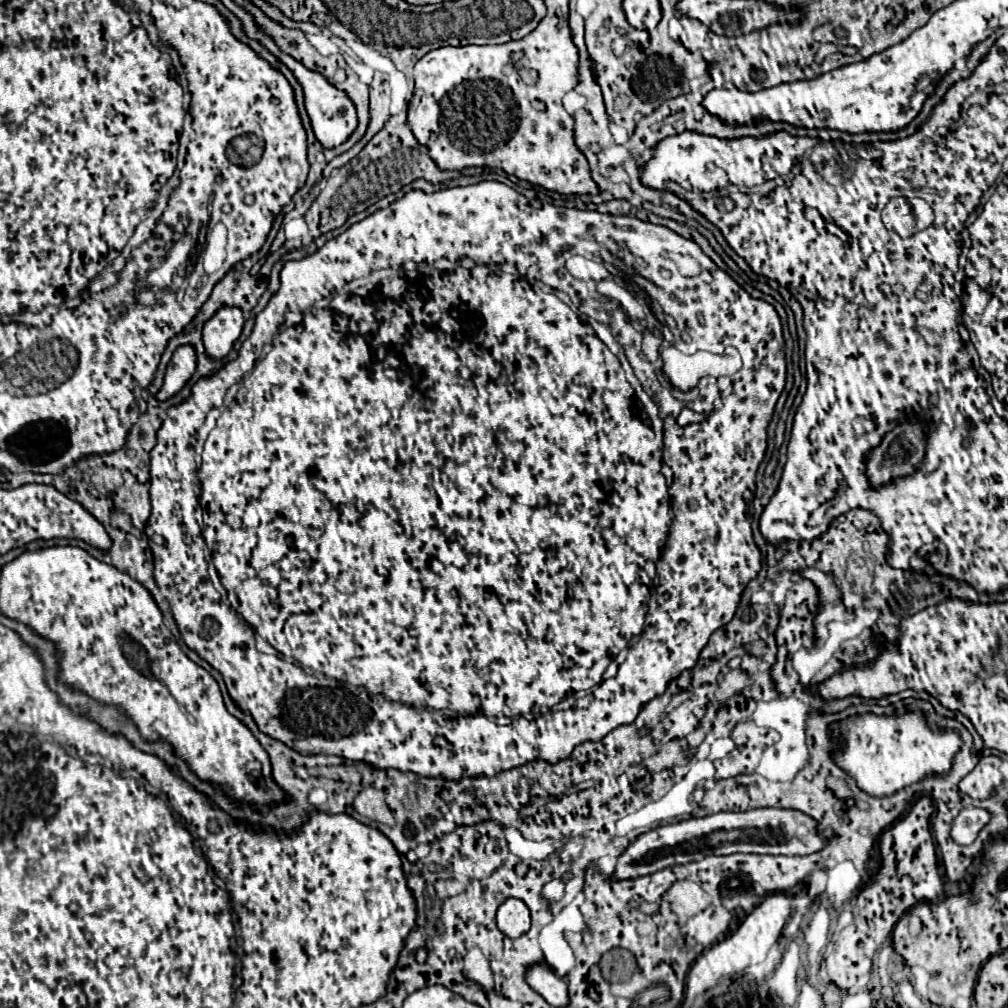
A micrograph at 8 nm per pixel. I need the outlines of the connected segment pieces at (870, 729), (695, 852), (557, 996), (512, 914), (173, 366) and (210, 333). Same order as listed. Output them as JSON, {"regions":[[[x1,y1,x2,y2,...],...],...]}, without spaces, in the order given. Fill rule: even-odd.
{"regions":[[[906,713,902,717,858,715,834,725,832,737,846,741,846,747,834,753,834,761,856,779,862,791,876,797,892,795,926,775,948,773,952,757,962,745,954,731,932,731,922,713]],[[752,809,740,813,716,813,702,819,686,819,650,829,636,837,618,857,612,873,614,881,638,879,666,867,700,861,708,855,762,853,762,855,810,855,824,847,824,837,816,833,816,821,796,809]],[[534,963,528,967,526,983,554,1007,568,1003,568,985,552,969,548,969,546,963]],[[506,899,498,907,498,929,509,937,516,939,530,929,530,911,520,899]],[[178,347,168,363,164,385,156,397,162,401,178,393,186,385,186,381,194,375,194,371,196,371,196,351,192,351,192,347]],[[222,307,220,311,216,311,216,315,212,315,212,319,204,323,204,331,202,331,206,353,212,359,226,357,234,341,242,333,244,321,246,315,244,311,240,311,240,307]]]}

